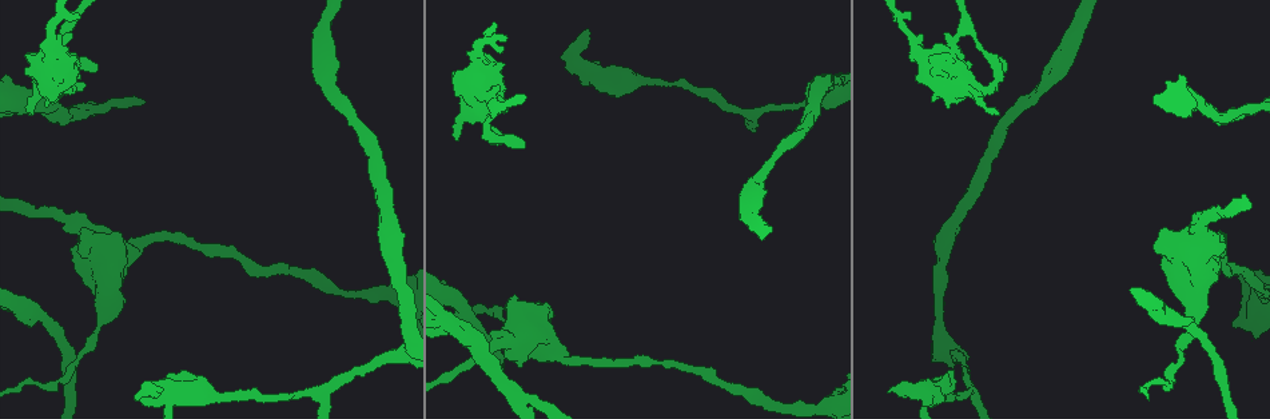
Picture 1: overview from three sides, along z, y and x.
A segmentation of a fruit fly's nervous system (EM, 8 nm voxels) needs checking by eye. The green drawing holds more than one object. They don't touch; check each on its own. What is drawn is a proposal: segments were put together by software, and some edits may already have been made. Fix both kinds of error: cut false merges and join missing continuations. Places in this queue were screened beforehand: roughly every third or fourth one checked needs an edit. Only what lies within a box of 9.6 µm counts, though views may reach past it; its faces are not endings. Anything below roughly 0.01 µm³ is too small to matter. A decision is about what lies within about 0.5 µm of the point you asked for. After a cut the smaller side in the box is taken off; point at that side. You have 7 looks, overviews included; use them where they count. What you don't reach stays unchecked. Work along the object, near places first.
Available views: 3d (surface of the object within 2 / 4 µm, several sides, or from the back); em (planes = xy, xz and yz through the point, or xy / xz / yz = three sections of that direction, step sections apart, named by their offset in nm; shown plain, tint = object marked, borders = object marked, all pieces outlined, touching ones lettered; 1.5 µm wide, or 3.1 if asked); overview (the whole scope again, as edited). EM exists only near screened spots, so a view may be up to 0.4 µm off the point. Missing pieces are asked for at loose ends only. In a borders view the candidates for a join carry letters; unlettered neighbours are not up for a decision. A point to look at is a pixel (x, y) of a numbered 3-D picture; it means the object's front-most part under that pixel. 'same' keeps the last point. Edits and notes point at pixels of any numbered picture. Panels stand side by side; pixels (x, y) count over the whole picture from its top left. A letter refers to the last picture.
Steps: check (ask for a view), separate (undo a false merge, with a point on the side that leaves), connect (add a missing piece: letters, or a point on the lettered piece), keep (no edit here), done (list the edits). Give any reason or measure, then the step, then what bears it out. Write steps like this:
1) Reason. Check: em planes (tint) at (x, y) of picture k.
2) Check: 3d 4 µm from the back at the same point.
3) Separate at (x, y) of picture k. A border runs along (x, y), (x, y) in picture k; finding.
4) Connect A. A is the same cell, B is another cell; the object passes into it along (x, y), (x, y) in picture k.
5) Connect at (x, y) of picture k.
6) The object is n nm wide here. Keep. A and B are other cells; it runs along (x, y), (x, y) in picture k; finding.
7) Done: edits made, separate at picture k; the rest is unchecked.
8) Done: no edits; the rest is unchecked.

Check: em planes (tint) at (996, 73) of picture 1.

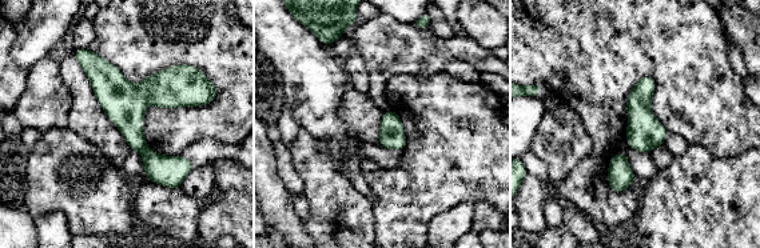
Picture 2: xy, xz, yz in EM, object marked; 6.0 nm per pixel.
Check: em planes (borders) at the same point.

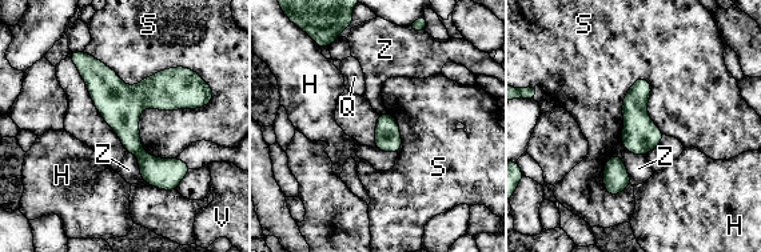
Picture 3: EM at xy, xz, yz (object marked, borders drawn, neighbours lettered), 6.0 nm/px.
The longest contact is with S, 500 nm. Separate at (123, 116) of picture 3. H, Q, S, V and Z are other cells; a border runs along (143, 150), (136, 155) in picture 3; two neurons meet here.

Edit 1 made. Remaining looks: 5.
Calibre changes. Check: 3d 2 µm at (90, 339) of picture 1.

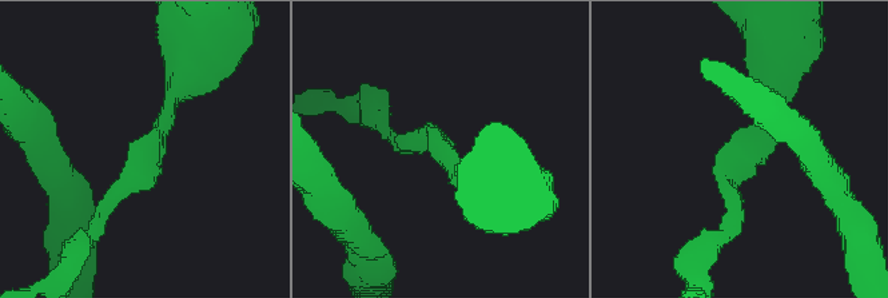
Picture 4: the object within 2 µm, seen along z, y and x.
Check: em planes (borders) at (450, 161) of picture 4.

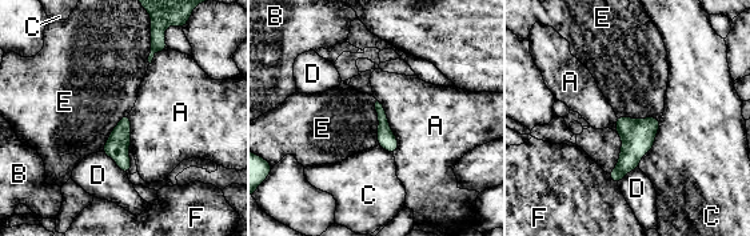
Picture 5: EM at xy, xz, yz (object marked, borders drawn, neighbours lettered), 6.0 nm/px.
The object is 60 nm wide here. Keep. A, B, C, D, E and F are other cells; a border runs along (377, 99), (398, 142), (394, 154) in picture 5; all the same neuron.

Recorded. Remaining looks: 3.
Free end. Check: em xz step 8 (tint) at (163, 389) of picture 1.

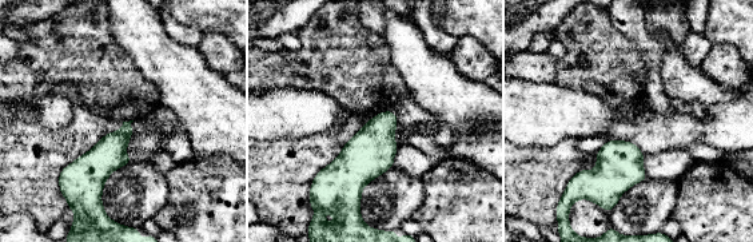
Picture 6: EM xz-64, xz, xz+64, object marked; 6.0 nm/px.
See the neighbours. Check: em xz step 8 (borders) at the same point.

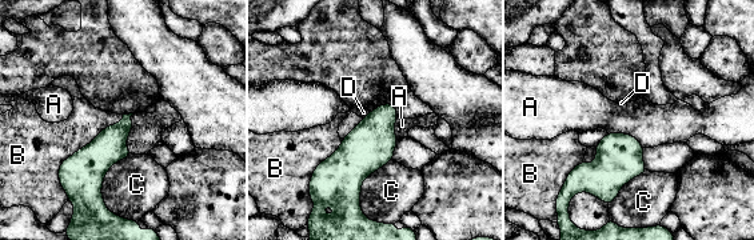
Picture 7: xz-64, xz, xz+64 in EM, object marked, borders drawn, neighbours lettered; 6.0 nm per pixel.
Keep. A, B, C and D are other cells; no lettered piece goes on from it.

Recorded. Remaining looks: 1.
Done: edits made, separate at picture 3; the rest is unchecked.

